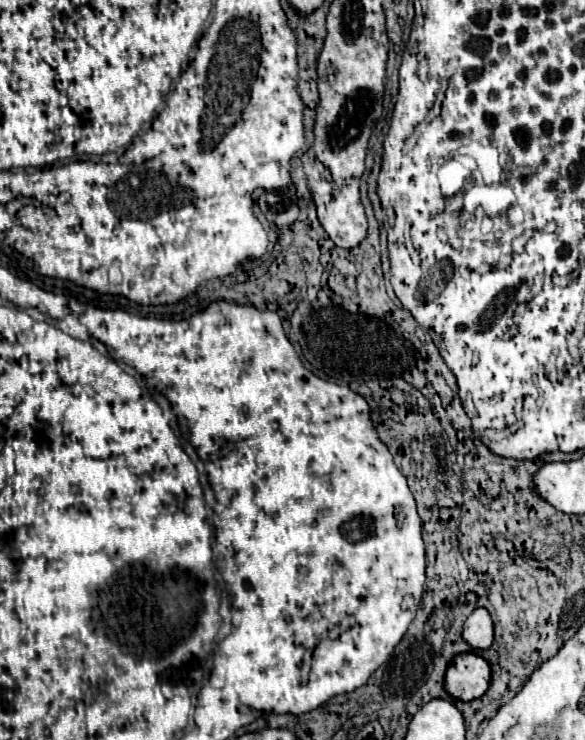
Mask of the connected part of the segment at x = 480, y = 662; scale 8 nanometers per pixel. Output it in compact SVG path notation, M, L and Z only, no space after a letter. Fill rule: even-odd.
M478 653L458 655L444 679L444 687L452 699L472 701L486 693L490 685L490 665Z

